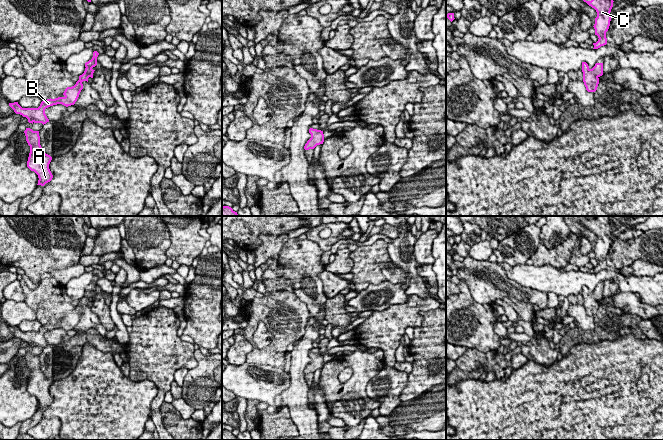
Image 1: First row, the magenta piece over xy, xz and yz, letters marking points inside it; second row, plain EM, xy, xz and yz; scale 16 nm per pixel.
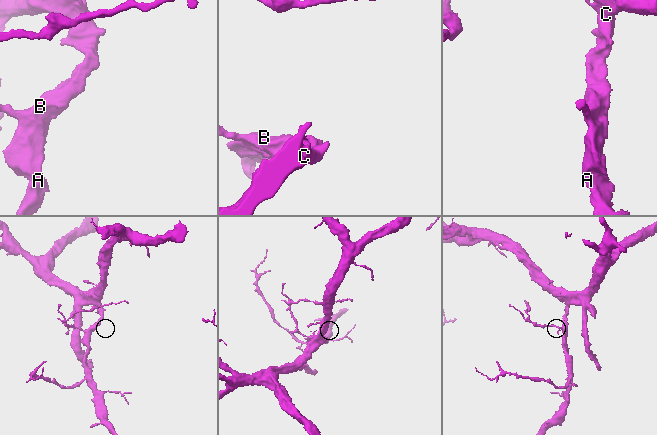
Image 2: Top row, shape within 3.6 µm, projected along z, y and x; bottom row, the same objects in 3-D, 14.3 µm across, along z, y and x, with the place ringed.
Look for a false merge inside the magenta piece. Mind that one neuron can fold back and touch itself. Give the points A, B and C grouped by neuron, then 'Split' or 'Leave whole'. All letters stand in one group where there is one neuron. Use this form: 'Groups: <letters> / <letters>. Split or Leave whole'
Groups: A B C. Leave whole

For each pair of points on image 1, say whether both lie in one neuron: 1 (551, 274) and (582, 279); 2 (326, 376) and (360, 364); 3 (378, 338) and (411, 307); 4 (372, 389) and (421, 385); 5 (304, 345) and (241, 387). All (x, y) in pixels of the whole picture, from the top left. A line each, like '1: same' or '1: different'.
1: same
2: same
3: same
4: different
5: different

